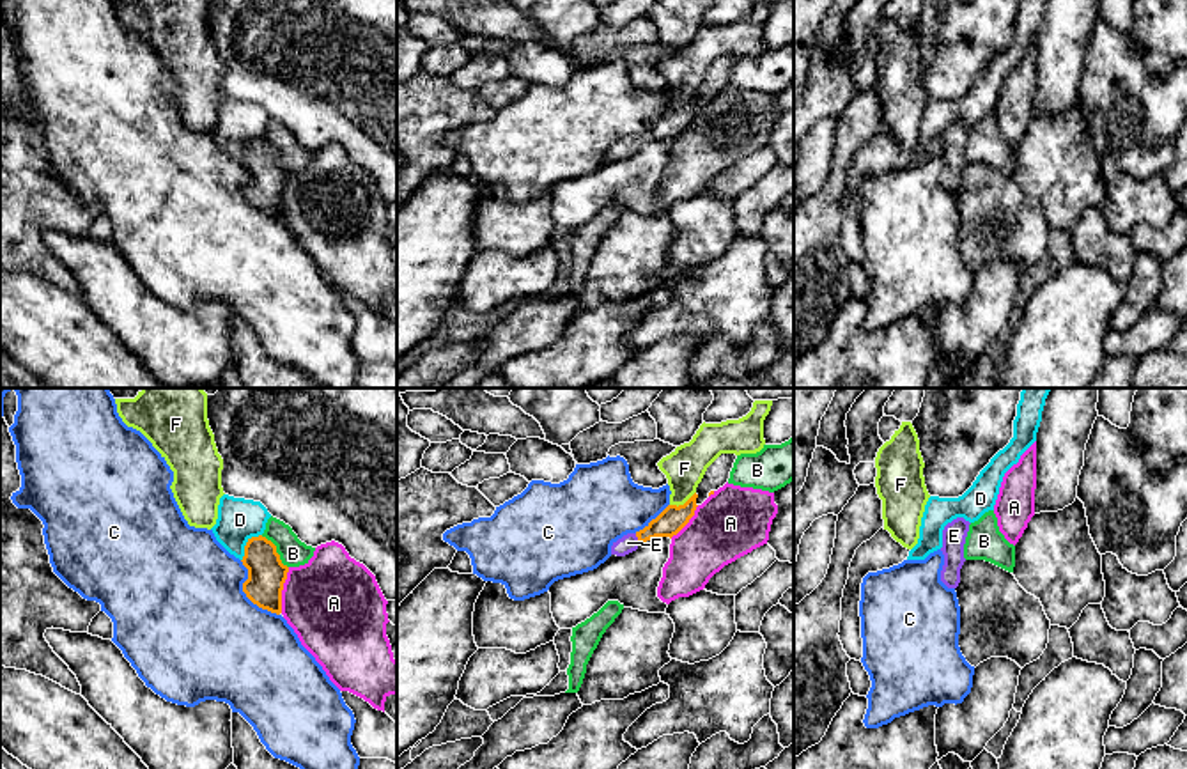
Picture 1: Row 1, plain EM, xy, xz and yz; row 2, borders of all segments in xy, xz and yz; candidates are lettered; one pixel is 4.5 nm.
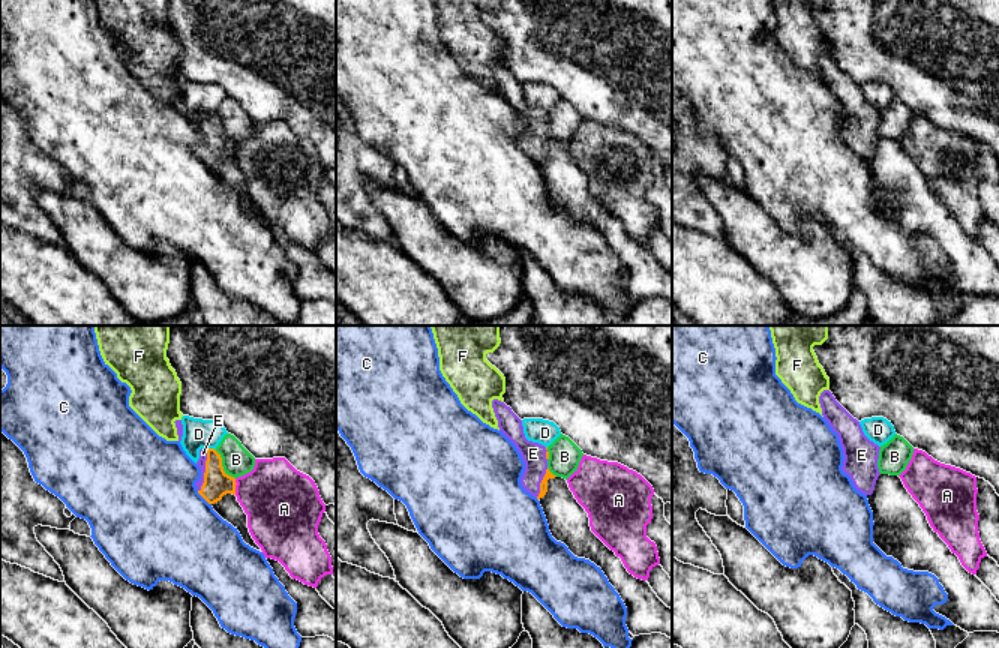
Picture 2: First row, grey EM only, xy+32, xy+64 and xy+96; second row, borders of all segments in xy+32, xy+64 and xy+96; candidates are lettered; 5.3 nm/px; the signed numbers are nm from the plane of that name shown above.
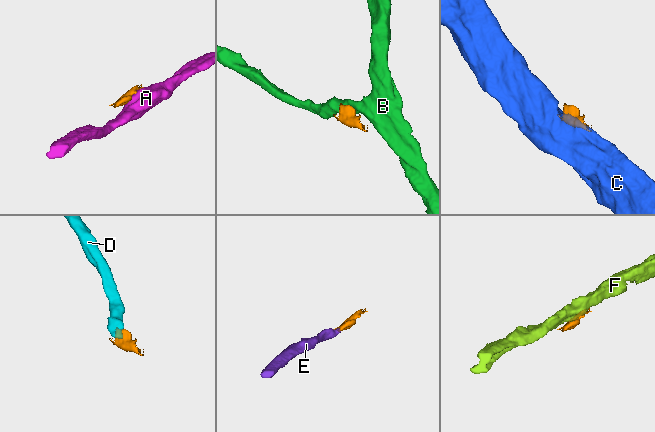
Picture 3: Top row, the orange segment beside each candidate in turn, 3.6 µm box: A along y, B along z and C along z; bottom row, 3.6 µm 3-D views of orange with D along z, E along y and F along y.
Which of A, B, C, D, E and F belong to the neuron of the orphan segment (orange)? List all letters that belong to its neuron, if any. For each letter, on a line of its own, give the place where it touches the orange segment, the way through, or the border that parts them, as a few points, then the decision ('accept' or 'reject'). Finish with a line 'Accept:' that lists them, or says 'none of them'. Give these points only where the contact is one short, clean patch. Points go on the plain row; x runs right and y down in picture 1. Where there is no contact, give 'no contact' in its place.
A: meets orange in xy at (282, 192); border along xy (289, 170), (280, 197), (280, 215); reject
B: meets orange in xy at (275, 153); border along xy (261, 139), (275, 149), (279, 162), (287, 170); reject
C: meets orange in xy at (245, 195); reject
D: meets orange in xy at (247, 147); border along xy (261, 137), (247, 146), (241, 163); reject
E: meets orange in xz at (638, 142); runs through xz (672, 123), (638, 142), (628, 146); accept
F: meets orange in xz at (684, 107); border along xz (695, 94), (682, 107), (670, 108); reject
Accept: E

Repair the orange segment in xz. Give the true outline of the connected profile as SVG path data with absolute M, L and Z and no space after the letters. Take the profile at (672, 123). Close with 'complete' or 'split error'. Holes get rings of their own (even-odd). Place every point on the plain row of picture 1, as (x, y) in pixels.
M721 57L705 74L696 96L684 108L668 108L656 122L652 122L643 133L627 136L611 149L611 158L625 159L636 154L643 145L656 140L677 138L694 119L698 108L702 108L710 97L723 90L733 71L737 58Z | split error

